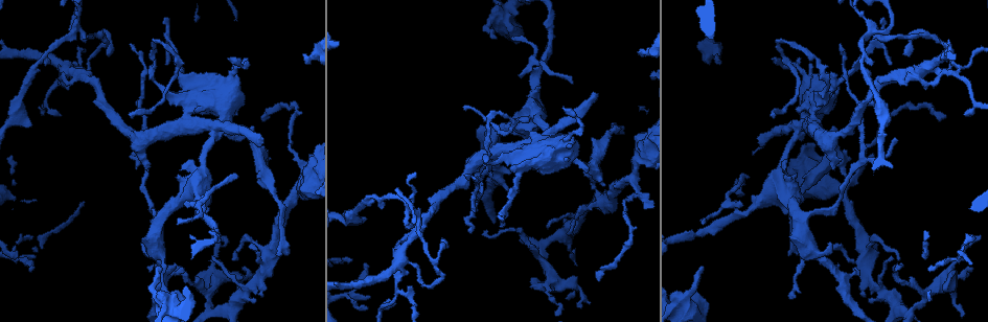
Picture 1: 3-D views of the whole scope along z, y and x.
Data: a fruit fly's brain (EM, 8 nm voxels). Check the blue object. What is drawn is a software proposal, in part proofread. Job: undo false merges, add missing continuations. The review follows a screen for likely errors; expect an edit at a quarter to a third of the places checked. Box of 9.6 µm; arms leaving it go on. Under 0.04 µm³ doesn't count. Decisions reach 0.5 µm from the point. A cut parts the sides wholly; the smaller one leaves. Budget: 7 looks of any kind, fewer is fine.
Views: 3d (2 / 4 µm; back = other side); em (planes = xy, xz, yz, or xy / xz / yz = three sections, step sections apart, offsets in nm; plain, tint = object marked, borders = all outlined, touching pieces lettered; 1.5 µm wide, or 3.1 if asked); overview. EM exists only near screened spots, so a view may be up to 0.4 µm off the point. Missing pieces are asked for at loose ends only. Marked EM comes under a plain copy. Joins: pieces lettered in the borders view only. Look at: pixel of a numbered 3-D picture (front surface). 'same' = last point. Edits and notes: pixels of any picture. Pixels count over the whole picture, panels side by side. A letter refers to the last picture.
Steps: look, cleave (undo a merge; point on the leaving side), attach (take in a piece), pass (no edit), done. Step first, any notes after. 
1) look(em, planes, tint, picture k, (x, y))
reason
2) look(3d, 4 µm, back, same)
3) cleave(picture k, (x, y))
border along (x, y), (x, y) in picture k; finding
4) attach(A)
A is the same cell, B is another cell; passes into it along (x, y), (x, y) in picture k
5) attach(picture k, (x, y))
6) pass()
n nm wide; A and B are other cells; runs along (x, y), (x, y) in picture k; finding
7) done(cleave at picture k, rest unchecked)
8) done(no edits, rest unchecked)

look(3d, 2 µm, picture 1, (261, 295))
branch stops here

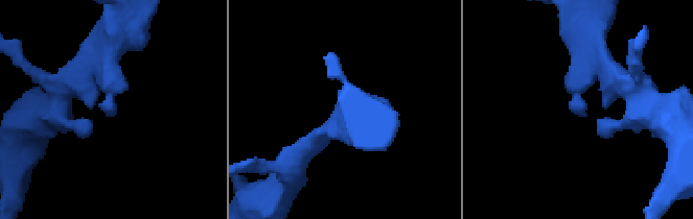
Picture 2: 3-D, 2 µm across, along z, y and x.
look(em, xz, step 4, tint, picture 2, (584, 113))

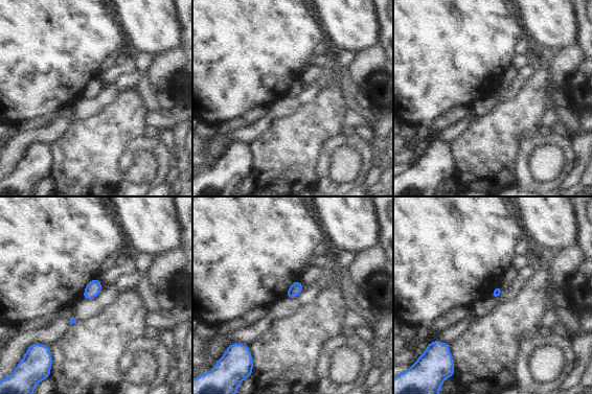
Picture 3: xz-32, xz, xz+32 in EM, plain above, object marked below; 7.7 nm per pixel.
look(em, planes, borders, same)
another direction

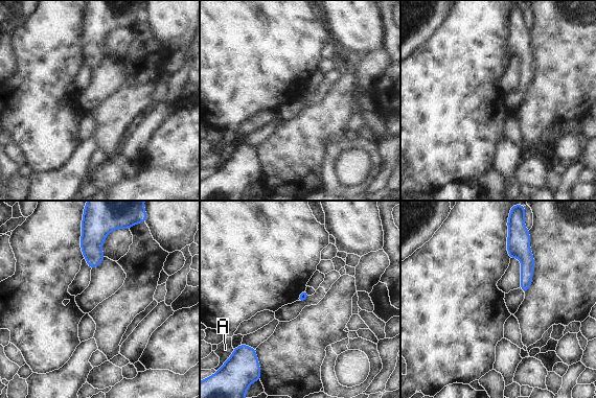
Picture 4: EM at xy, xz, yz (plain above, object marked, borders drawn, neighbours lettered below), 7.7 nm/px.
pass()
A is another cell; border along (243, 344), (247, 344), (255, 349) in picture 4; none of them fits

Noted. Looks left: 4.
look(em, planes, borders, picture 1, (758, 143))
an open end

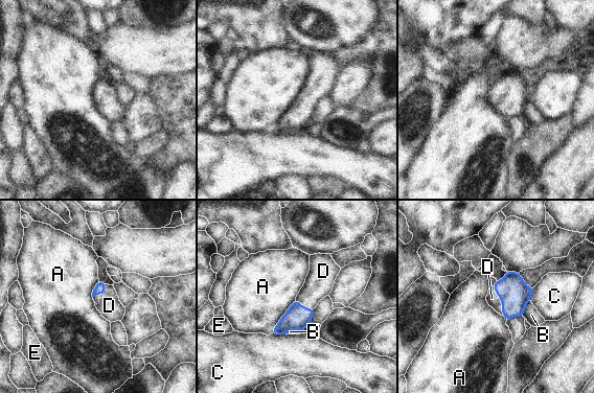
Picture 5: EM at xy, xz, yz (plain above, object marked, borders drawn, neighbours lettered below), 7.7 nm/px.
attach(D)
A touches over 320 nm; D is the same cell, A, B, C and E are other cells; the neuron continues

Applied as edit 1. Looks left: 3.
done(attach at picture 5, rest unchecked)

